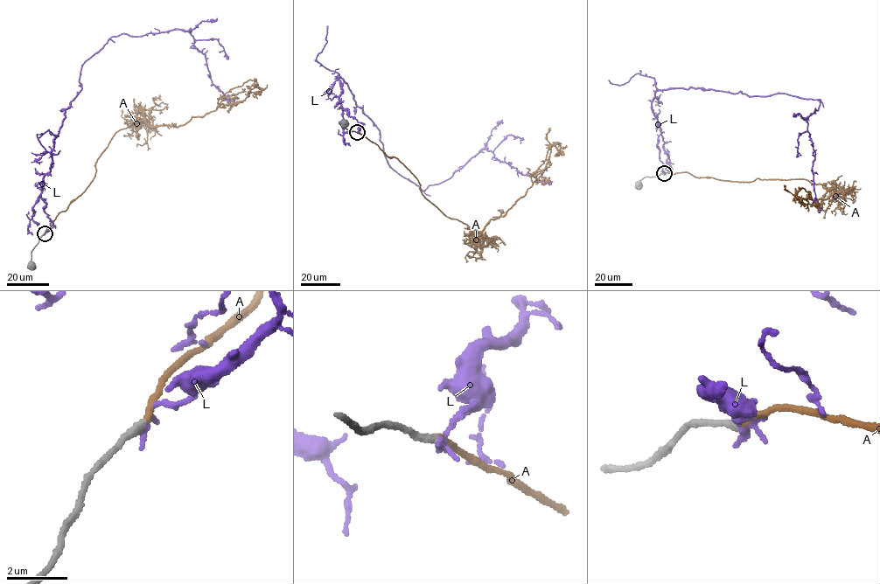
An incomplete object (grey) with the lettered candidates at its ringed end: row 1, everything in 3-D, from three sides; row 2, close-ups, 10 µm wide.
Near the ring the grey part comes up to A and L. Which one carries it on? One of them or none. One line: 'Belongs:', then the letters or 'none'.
Belongs: A

